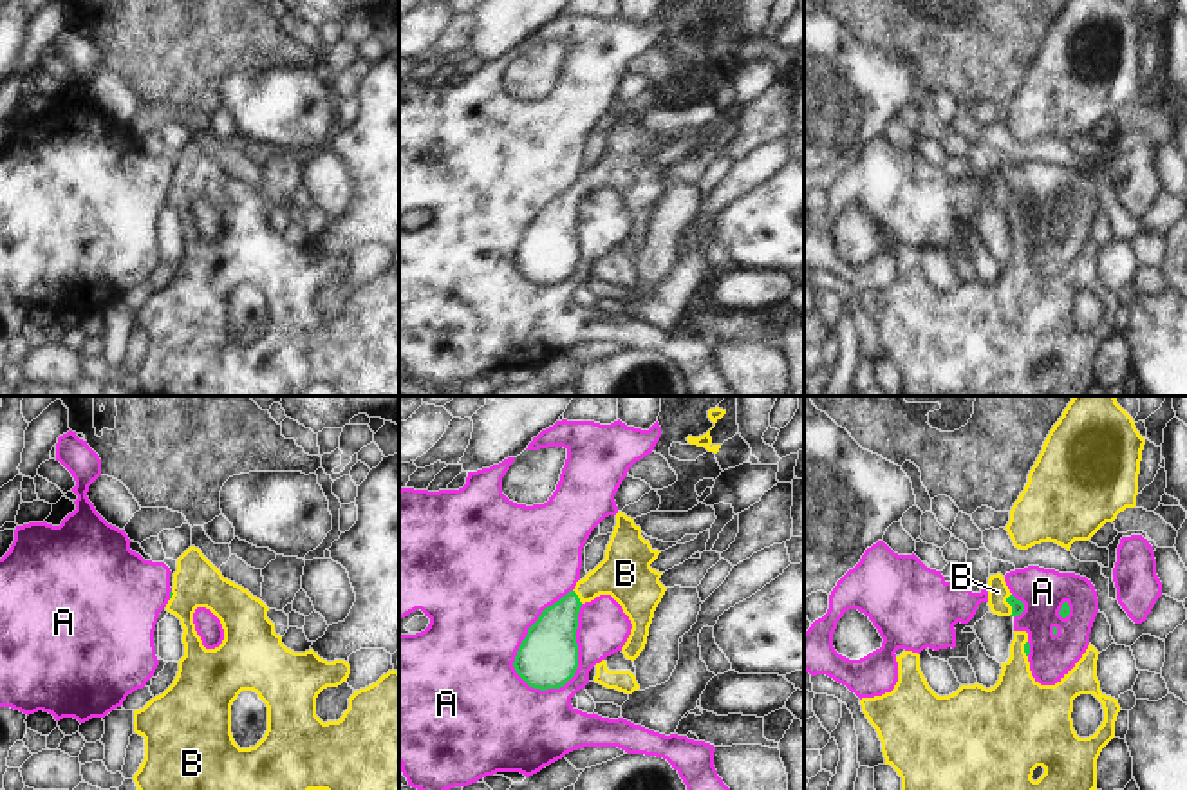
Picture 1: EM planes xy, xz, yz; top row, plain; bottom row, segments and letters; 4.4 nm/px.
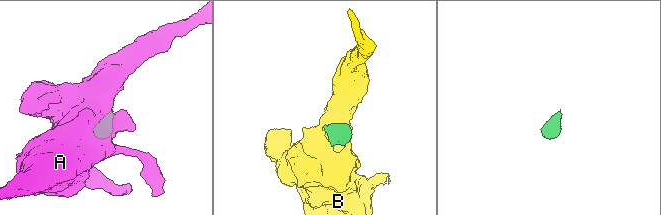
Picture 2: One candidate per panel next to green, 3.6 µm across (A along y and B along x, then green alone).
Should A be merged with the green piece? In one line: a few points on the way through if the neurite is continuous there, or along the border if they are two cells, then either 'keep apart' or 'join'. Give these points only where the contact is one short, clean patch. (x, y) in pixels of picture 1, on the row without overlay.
keep apart

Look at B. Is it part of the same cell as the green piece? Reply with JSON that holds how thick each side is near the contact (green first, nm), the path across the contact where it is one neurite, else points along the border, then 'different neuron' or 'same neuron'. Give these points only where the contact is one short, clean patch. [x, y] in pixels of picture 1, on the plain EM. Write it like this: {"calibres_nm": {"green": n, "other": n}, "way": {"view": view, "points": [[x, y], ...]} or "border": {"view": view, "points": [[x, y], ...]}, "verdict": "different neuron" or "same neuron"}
{"calibres_nm": {"green": 60, "other": 100}, "way": {"view": "yz", "points": [[1018, 201], [1009, 197], [998, 187]]}, "verdict": "same neuron"}

